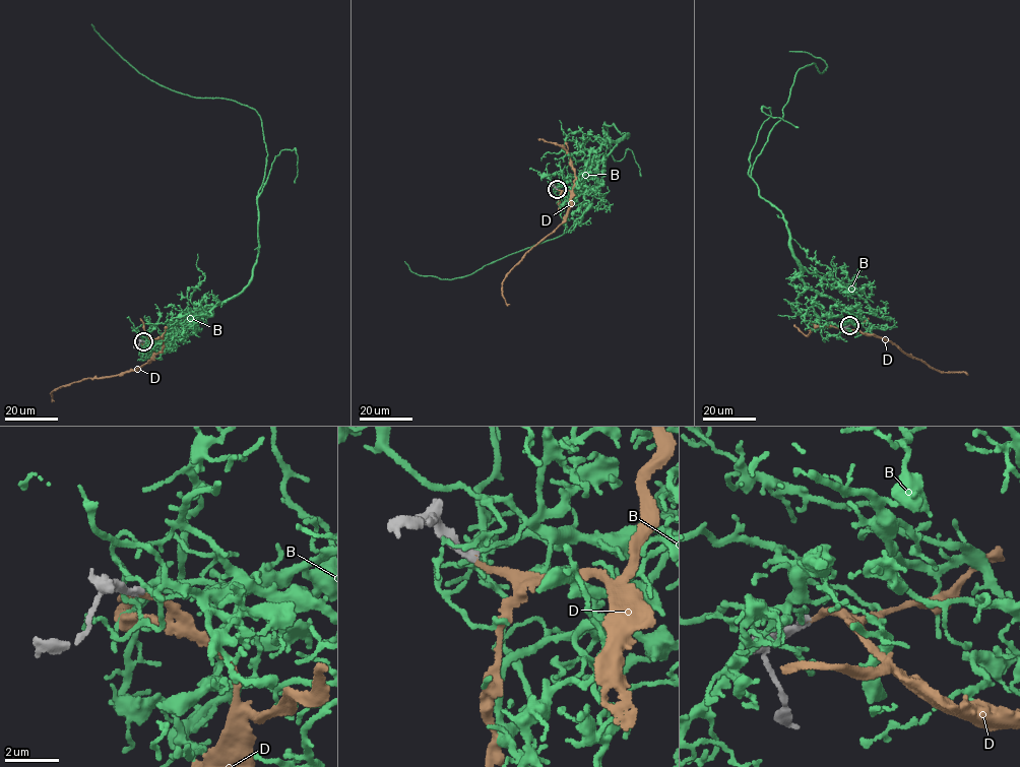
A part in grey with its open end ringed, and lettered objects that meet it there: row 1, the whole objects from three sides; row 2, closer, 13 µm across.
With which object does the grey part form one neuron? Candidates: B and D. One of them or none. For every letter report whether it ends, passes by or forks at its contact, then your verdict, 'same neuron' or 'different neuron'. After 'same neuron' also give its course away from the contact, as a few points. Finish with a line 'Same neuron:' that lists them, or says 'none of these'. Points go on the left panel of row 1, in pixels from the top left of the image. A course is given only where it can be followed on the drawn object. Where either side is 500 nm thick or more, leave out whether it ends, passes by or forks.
B: it passes by; different neuron
D: it ends there; same neuron; it runs (143, 341), (153, 352), (147, 364), (139, 369), (60, 387), (50, 393), (54, 401)
Same neuron: D

